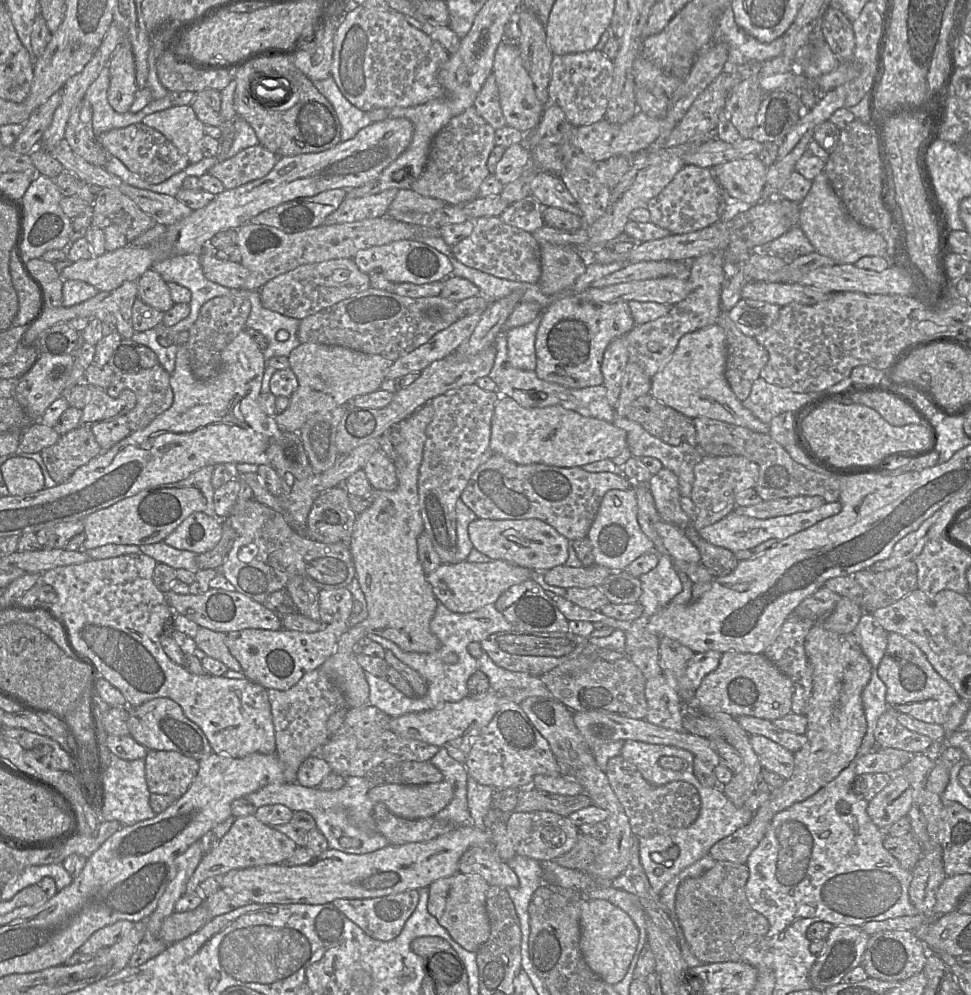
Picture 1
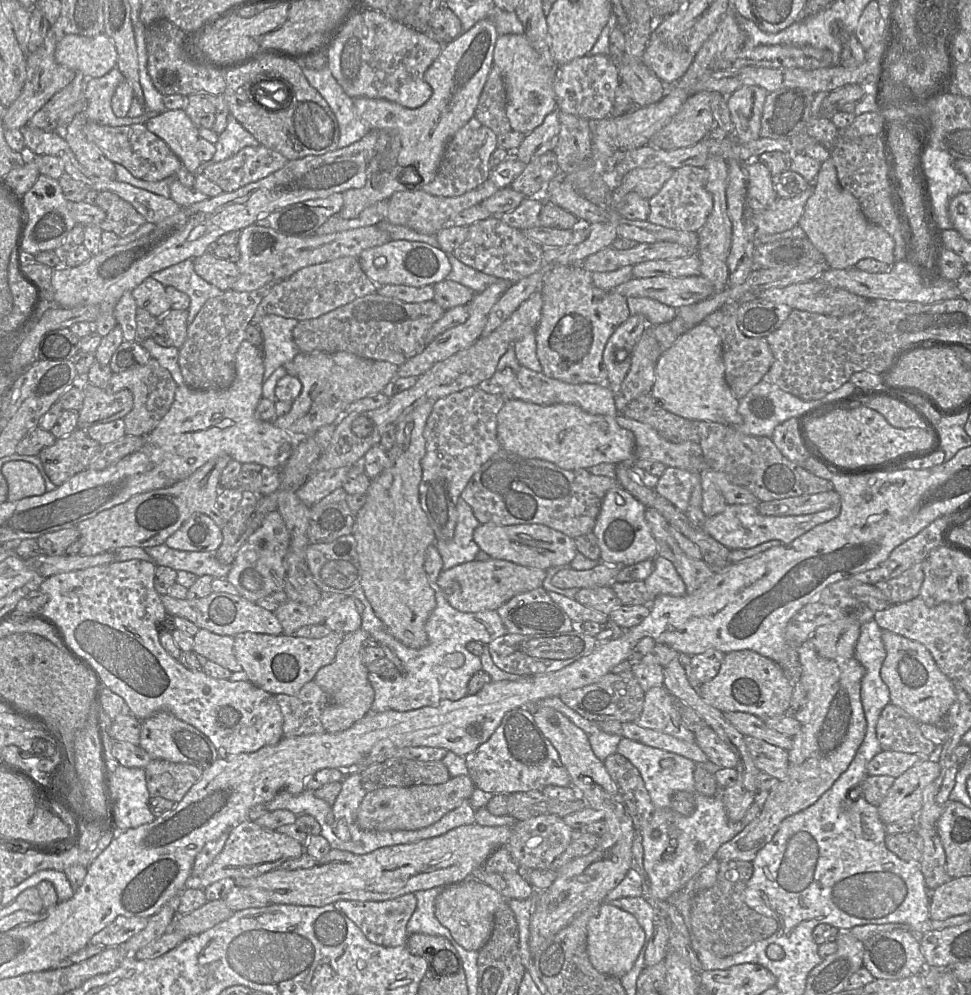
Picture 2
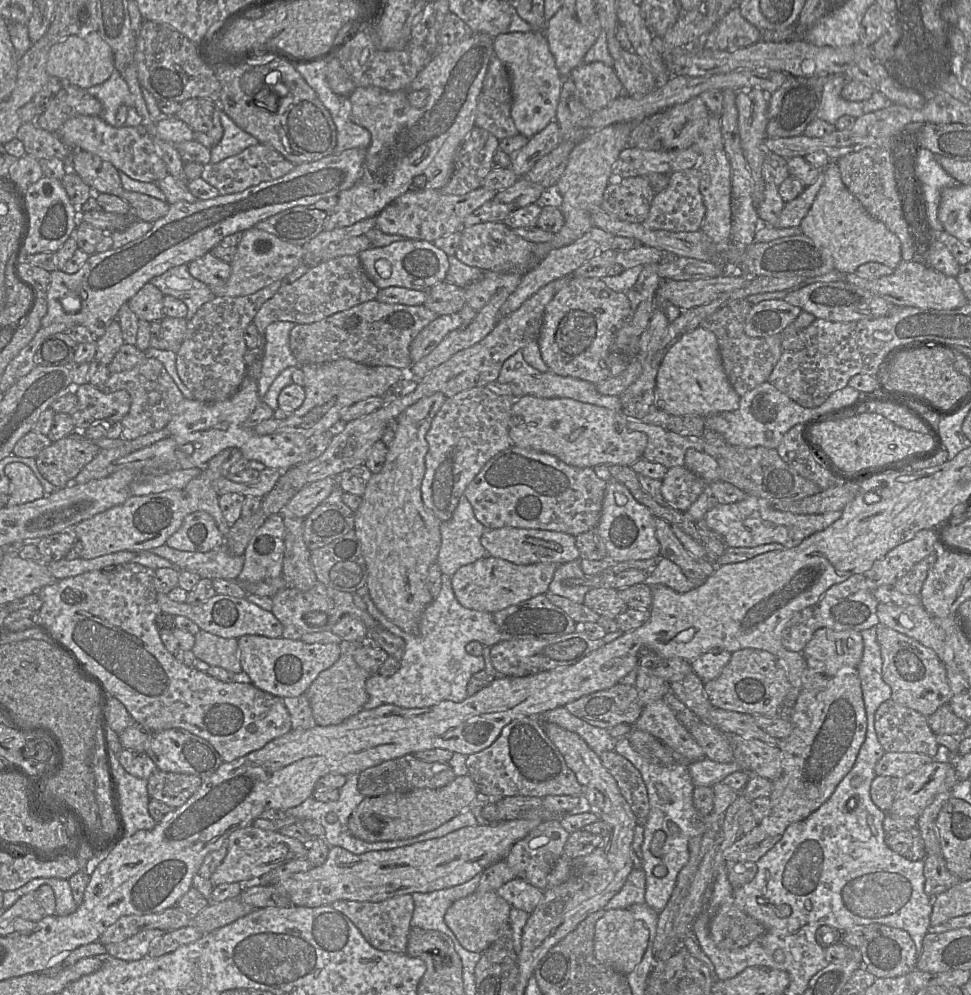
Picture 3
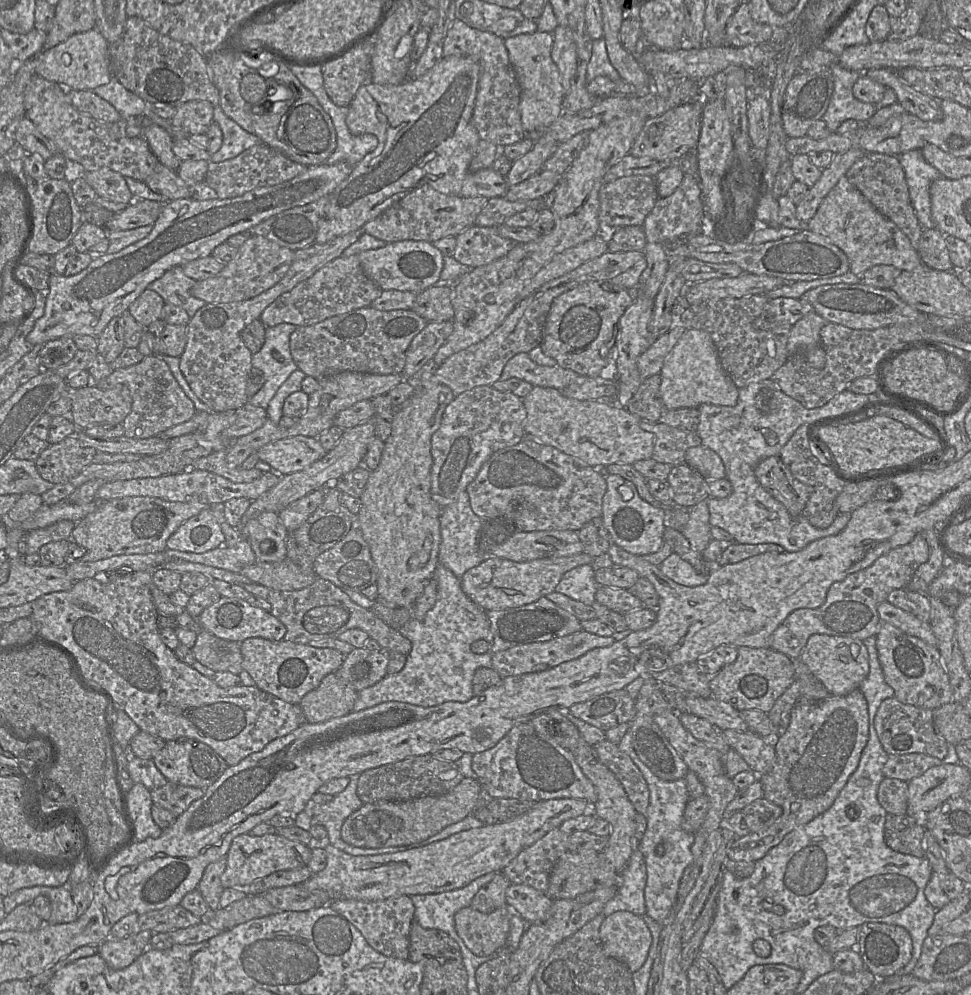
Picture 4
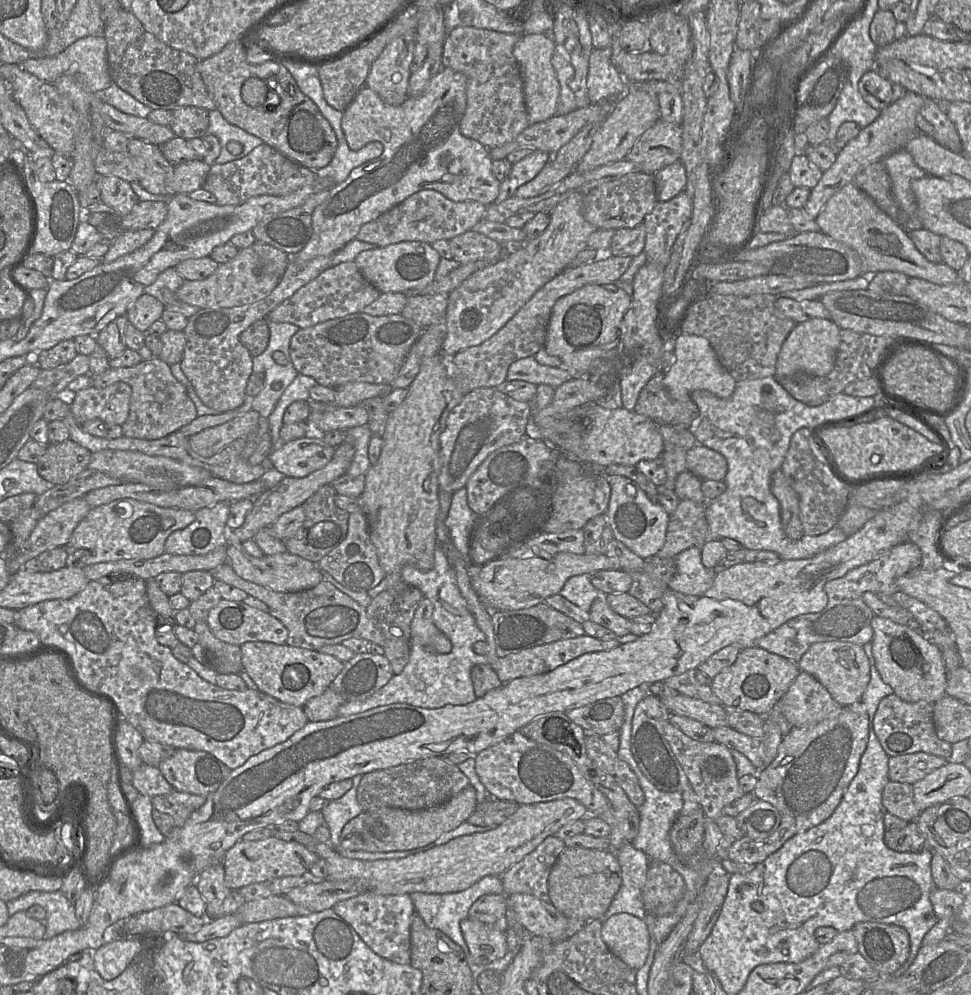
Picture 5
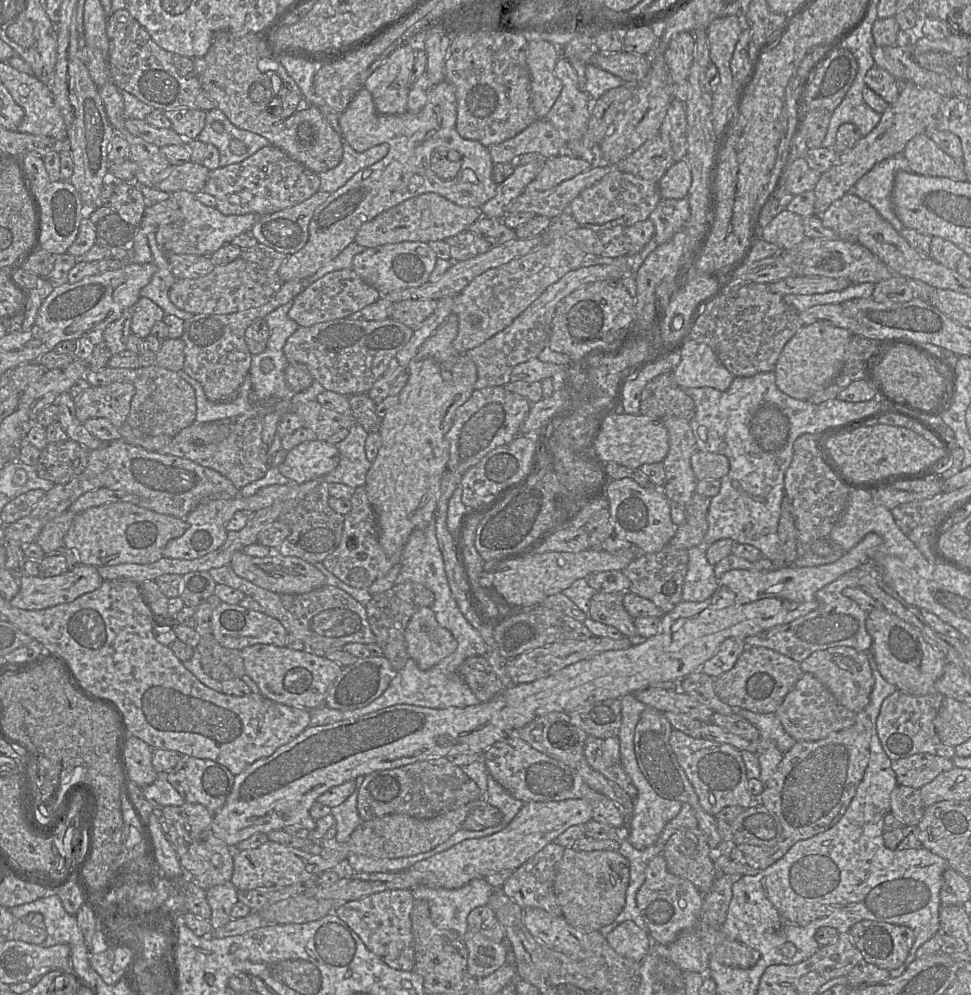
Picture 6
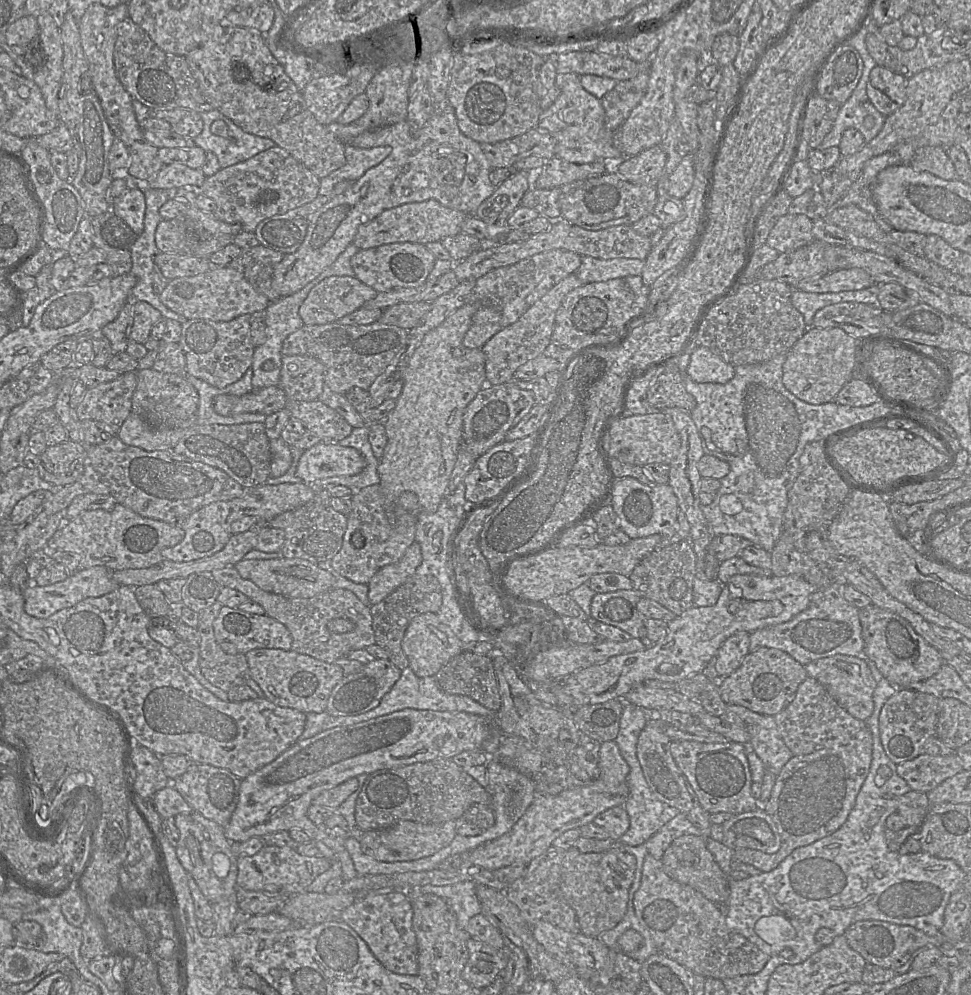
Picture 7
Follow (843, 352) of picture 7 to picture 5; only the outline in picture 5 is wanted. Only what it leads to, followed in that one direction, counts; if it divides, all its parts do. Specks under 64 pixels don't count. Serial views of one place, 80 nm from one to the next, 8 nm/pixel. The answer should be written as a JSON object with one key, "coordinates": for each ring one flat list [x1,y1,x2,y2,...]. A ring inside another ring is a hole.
{"coordinates":[[812,318,797,323,784,341,776,363,775,377,789,378,798,374,825,376,829,374,836,362,840,344,841,328,831,319]]}

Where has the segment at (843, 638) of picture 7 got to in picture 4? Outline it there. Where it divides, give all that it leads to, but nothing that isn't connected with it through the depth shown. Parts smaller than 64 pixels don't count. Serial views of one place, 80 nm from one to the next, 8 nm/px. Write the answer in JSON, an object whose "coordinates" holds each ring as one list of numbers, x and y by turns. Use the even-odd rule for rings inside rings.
{"coordinates":[[918,533,907,544,891,549,886,554,880,556,869,567,848,575,841,581,834,582,828,589,825,602,814,609,800,608,793,611,777,627,769,638,769,648,781,652,792,660,799,660,802,649,806,645,809,637,813,634,828,634,833,636,843,636,864,640,875,636,879,632,880,618,877,606,887,600,888,594,895,589,905,588,912,578,915,570,925,563,929,558,929,546,921,533]]}

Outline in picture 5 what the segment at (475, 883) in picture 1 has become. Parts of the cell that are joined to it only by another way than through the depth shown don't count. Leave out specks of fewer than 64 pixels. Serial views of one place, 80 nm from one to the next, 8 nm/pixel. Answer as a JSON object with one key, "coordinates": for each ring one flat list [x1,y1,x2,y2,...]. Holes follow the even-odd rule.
{"coordinates":[[469,917,460,922,460,928,474,963,489,965,507,954,508,946,504,932]]}

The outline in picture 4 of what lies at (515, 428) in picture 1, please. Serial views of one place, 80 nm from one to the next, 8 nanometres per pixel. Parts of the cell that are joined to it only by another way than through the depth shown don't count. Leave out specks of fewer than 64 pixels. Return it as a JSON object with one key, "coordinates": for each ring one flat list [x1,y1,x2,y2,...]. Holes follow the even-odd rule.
{"coordinates":[[535,386,523,398,527,411,525,434,584,462,590,467,630,464,652,458,655,435,640,427,640,418,605,401,577,400,552,387]]}

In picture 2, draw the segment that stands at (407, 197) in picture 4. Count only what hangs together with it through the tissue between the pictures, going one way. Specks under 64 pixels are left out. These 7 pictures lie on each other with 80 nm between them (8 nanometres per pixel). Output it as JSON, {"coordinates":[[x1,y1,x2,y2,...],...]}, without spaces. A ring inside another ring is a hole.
{"coordinates":[[487,179,477,188,455,197,444,197,429,194,423,190,398,191,388,199,386,221,394,225,403,225,419,233,436,235,446,227,446,221,459,212,481,204,482,201,495,194,499,188]]}

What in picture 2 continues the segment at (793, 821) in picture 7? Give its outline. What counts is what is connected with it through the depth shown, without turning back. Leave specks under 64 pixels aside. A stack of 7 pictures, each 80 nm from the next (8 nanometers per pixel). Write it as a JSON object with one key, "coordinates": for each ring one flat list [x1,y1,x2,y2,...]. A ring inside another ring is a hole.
{"coordinates":[[807,639,797,648,801,664,800,682,805,690,805,700,801,708,790,711,800,723,799,732,792,737,793,744,788,750,787,775,779,784,769,791,766,802,759,814,729,841,723,843,716,851,719,861,742,860,752,862,757,852,765,846,778,831,781,822,814,804,833,783,846,771,853,760,866,733,866,719,861,704,861,680,865,673,863,666,855,657,847,660,834,660,821,657,811,639]]}

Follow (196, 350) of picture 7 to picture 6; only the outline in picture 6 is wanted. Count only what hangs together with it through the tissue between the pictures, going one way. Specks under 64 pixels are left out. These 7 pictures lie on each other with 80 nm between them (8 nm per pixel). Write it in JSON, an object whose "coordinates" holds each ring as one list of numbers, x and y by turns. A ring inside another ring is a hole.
{"coordinates":[[290,280,264,305,231,314,196,314,184,322,182,340,185,343,183,370,203,387,207,399,214,403,231,401,236,397,250,371,252,354,245,341,245,331,258,318,265,318,303,290,302,280]]}

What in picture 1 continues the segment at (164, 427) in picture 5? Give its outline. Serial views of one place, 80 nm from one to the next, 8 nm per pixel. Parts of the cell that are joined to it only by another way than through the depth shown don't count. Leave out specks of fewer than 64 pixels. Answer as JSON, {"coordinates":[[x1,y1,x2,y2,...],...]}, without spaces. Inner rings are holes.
{"coordinates":[[160,364,137,373,114,374,106,392,115,398,125,389,136,395,135,407,126,414,131,432,144,429,173,403,170,374]]}

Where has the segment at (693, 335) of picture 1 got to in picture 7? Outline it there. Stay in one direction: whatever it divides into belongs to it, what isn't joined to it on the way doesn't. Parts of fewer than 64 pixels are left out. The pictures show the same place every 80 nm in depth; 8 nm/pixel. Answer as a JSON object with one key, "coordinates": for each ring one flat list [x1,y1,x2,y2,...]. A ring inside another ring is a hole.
{"coordinates":[[698,346,691,352,687,374,697,383,725,384,734,377,735,367,709,348]]}

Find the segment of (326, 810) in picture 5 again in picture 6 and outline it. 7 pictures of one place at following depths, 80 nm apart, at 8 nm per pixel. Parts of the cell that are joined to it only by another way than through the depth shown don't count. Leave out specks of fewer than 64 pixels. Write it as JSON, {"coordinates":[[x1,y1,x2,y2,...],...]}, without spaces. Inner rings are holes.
{"coordinates":[[364,776,354,779,356,787,354,792,340,805,331,808,330,814,335,819,335,841,345,842,349,839,352,832,362,822,357,809,357,797,359,788,364,781]]}

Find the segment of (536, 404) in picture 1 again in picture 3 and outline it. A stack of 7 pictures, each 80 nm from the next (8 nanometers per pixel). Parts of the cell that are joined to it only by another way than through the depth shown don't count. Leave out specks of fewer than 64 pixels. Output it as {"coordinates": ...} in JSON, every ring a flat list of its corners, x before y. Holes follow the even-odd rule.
{"coordinates":[[522,351,509,357,501,368,497,382,518,386,522,395,532,395,540,398,571,398,580,402,605,407,613,411,621,411,623,404,618,396,603,395,596,389,596,384,569,376,560,376,552,371,540,372,530,366,524,359]]}

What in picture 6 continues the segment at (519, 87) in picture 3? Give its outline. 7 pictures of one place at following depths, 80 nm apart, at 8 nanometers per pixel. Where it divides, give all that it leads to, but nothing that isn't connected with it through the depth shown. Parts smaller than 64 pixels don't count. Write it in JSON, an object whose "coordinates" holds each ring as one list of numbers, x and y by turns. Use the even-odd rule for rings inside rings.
{"coordinates":[[545,40,527,44,526,62,531,77,531,105,538,119,546,117,562,90,562,82,555,75,560,51]]}

